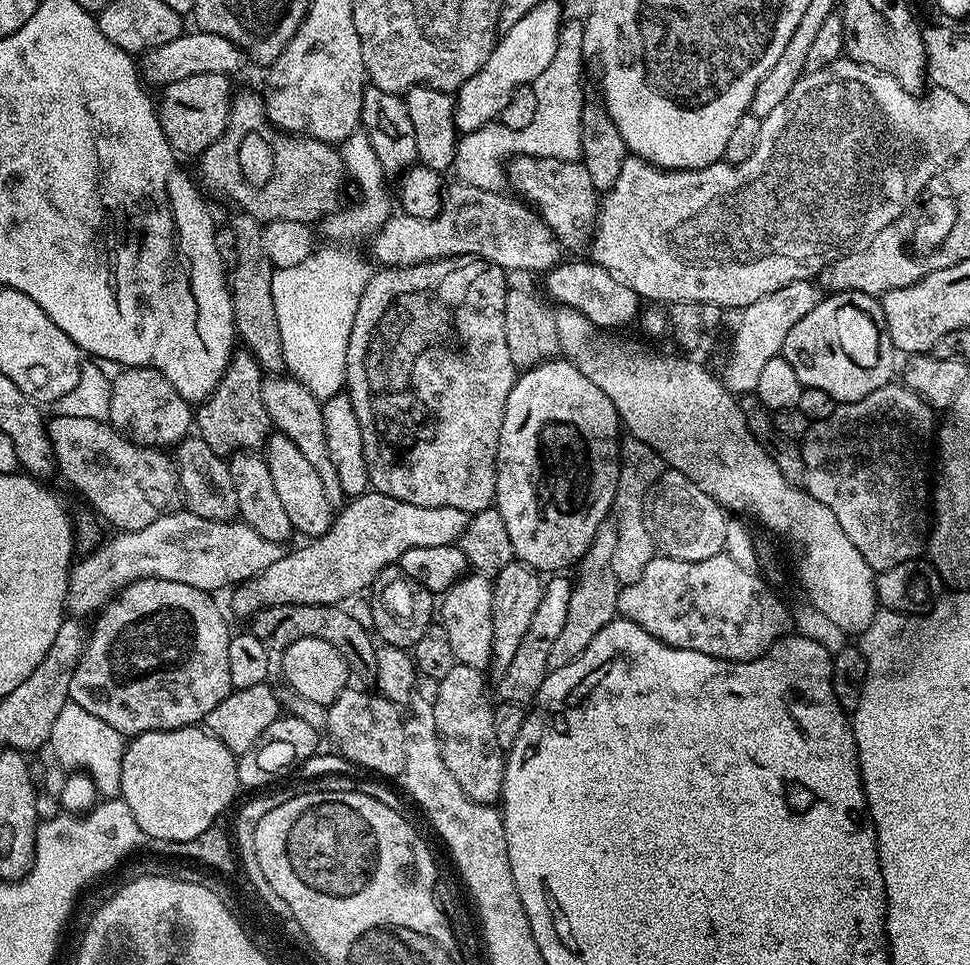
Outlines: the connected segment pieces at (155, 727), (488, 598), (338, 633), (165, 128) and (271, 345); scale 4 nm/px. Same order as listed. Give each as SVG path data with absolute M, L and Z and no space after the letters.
M149 578L126 585L100 609L95 617L96 625L88 632L88 643L85 644L84 653L78 662L78 670L74 670L74 678L70 678L71 703L82 706L82 710L90 710L94 718L102 718L106 726L114 726L114 730L121 732L125 738L140 736L143 732L165 732L199 725L204 716L210 714L210 710L214 710L214 706L218 706L218 702L222 702L222 698L226 698L234 690L230 682L230 661L226 659L226 650L230 646L229 617L226 612L224 617L223 610L212 600L215 599L209 593L194 586L186 586L182 582Z
M481 572L465 574L456 581L453 588L443 593L438 604L438 622L450 637L450 646L458 664L487 669L492 663L492 642L494 640L494 618L492 617L492 580Z
M279 604L273 608L258 610L250 618L250 631L262 646L266 646L273 653L282 654L295 640L306 638L322 638L342 654L349 669L353 673L375 673L377 645L372 644L374 636L365 625L354 622L350 614L343 607L331 604Z
M190 74L190 78L181 78L178 82L163 85L161 92L164 93L160 100L158 96L162 134L166 134L166 142L170 142L170 146L181 157L199 157L224 133L232 109L232 82L222 74Z
M239 210L234 214L232 220L229 219L228 226L236 236L237 259L236 266L230 270L229 292L232 296L232 316L235 318L237 337L265 373L278 374L285 367L282 336L274 311L272 282L276 268L266 252L261 221Z

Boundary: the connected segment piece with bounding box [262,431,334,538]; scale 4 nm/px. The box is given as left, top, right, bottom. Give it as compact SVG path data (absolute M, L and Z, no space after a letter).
M273 431L268 437L268 443L262 449L263 455L268 461L270 479L280 499L282 507L290 518L293 529L300 532L304 538L318 538L330 530L334 519L334 505L326 498L326 486L322 486L322 478L318 478L318 470L310 466L310 462L302 455L302 450L290 442L283 434Z

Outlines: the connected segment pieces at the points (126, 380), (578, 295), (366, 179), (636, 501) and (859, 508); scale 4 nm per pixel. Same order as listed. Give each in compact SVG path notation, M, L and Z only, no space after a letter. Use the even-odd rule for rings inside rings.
M125 368L122 374L118 374L118 378L112 380L110 414L107 421L113 426L122 426L128 439L133 440L135 444L143 444L146 448L157 450L168 450L193 431L194 408L190 401L182 398L182 394L178 394L178 390L174 390L174 386L170 386L170 382L166 382L166 378L157 368Z
M591 259L561 262L549 268L543 277L544 284L557 296L565 308L573 308L583 314L597 328L616 330L619 324L628 324L637 319L642 311L639 294L623 283L602 266L592 263Z
M357 130L343 141L342 155L344 166L350 180L356 183L356 188L360 191L360 204L352 204L341 207L323 221L324 232L332 240L356 240L359 236L367 237L375 234L384 227L390 215L388 209L388 192L384 189L386 174L382 170L382 162L378 162L378 154L374 154L374 146L370 146L368 133Z
M628 434L620 441L620 473L618 486L614 494L614 502L610 519L618 530L618 546L614 546L614 554L610 566L614 570L614 578L618 578L621 586L630 582L638 582L642 578L642 570L646 570L658 549L650 538L650 530L646 526L644 517L644 500L648 492L658 482L658 478L666 471L666 465L660 455L646 442L638 437Z
M890 382L884 388L874 390L874 394L870 394L858 402L839 405L834 410L834 414L830 414L830 418L815 421L809 427L807 434L802 438L802 451L804 453L804 461L806 462L803 487L818 502L822 502L822 506L830 506L830 510L834 513L834 518L838 518L838 523L842 526L842 530L846 530L846 538L850 538L850 542L854 542L858 554L862 554L862 558L866 558L866 562L875 573L885 572L890 570L890 566L898 566L907 560L923 557L926 552L926 541L930 531L928 447L931 444L933 447L934 444L934 424L932 428L934 409L917 392L913 392L911 388L903 383L900 383L901 385L896 383Z

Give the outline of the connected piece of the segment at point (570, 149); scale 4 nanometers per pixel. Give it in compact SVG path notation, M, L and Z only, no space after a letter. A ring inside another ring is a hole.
M565 19L560 26L560 37L558 38L558 50L554 54L554 62L538 74L533 82L534 94L538 94L538 111L534 113L530 126L522 126L522 130L510 130L504 124L493 122L474 130L465 132L456 141L456 153L451 171L456 172L455 179L461 184L478 186L482 190L499 192L509 187L506 175L506 165L513 156L541 156L542 158L562 158L563 160L580 160L582 150L582 110L586 103L584 88L580 85L580 79L584 76L586 61L582 50L582 38L584 37L585 21Z

